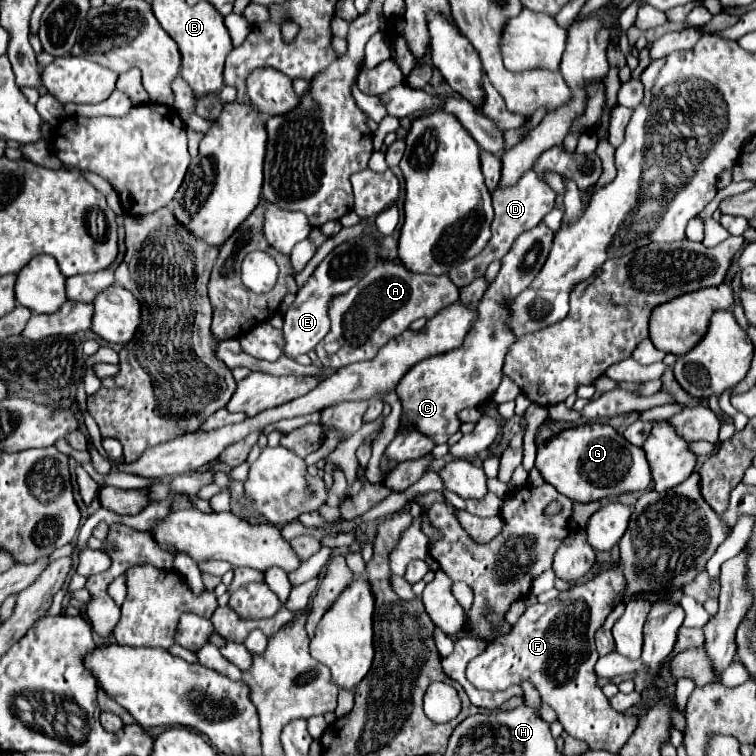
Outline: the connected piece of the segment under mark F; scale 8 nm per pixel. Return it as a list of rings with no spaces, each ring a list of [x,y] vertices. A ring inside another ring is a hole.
[[[611,569],[607,575],[595,575],[591,581],[573,585],[569,591],[563,595],[567,597],[557,597],[555,601],[547,605],[531,605],[527,607],[525,615],[513,625],[513,633],[495,639],[493,643],[487,645],[487,649],[477,655],[469,667],[467,667],[467,677],[477,689],[487,689],[487,691],[503,691],[511,683],[521,683],[521,681],[531,681],[535,689],[539,691],[541,699],[549,703],[555,713],[559,723],[563,725],[565,733],[585,741],[589,749],[605,749],[609,753],[619,753],[619,749],[627,743],[631,733],[637,727],[637,717],[633,715],[623,715],[617,713],[603,691],[597,685],[597,673],[595,673],[595,663],[597,663],[597,651],[595,651],[595,631],[601,627],[605,617],[623,601],[627,581],[621,569]]]

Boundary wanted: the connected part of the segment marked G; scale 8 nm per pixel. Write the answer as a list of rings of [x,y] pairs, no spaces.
[[[585,423],[563,429],[551,439],[539,443],[537,461],[545,483],[553,485],[559,493],[575,503],[589,503],[603,497],[613,497],[629,491],[641,491],[651,481],[651,471],[641,447],[629,445],[611,425]]]

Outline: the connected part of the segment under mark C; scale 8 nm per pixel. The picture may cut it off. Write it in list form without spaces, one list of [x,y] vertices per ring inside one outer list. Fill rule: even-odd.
[[[543,221],[531,231],[521,233],[521,237],[517,237],[517,241],[513,243],[513,249],[501,259],[503,265],[499,275],[479,301],[479,317],[465,337],[465,343],[459,349],[453,349],[453,353],[443,353],[441,357],[421,361],[421,365],[415,365],[401,379],[401,385],[397,387],[397,395],[403,405],[399,433],[419,429],[435,443],[445,443],[455,431],[459,431],[459,413],[463,409],[479,407],[481,403],[493,399],[503,379],[505,355],[509,353],[509,347],[517,341],[515,333],[507,327],[509,303],[533,283],[533,279],[547,261],[551,245],[553,231]]]

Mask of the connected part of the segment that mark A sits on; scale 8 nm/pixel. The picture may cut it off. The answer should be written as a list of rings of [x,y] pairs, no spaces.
[[[381,259],[375,269],[359,281],[359,285],[331,301],[331,331],[317,343],[315,353],[321,365],[331,367],[333,371],[349,363],[373,359],[389,339],[407,331],[415,319],[431,319],[439,309],[457,299],[459,289],[447,275],[419,275],[407,271],[401,263]]]

